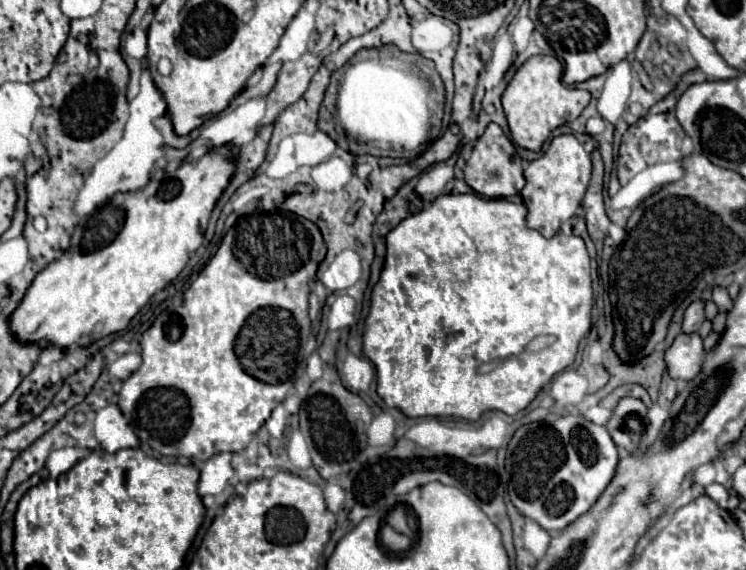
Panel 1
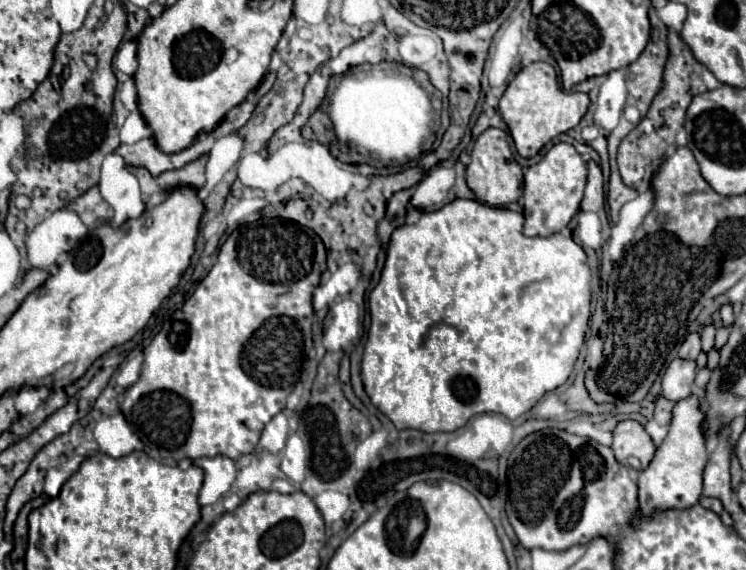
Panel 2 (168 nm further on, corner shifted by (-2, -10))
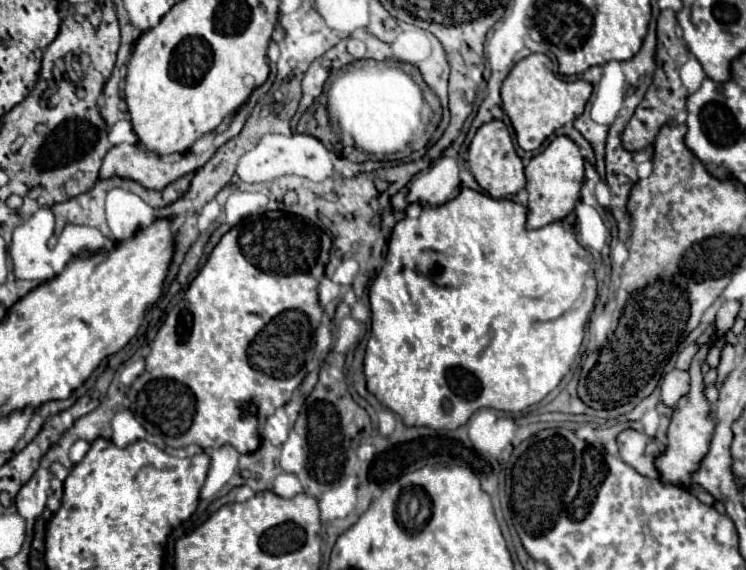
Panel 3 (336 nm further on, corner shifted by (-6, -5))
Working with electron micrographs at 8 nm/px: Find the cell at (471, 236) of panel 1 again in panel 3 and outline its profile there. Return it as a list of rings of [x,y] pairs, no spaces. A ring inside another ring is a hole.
[[[463,188],[457,198],[441,206],[423,208],[419,218],[403,218],[393,228],[389,238],[389,252],[385,264],[369,288],[371,304],[371,336],[365,350],[365,378],[367,390],[389,410],[401,416],[405,426],[429,426],[455,430],[463,426],[471,414],[479,408],[495,408],[503,412],[521,412],[537,402],[541,402],[551,390],[559,386],[563,376],[571,370],[575,356],[579,354],[585,324],[593,312],[597,282],[595,282],[595,260],[589,250],[585,250],[573,232],[567,232],[561,222],[527,230],[525,228],[527,208],[513,200],[497,200],[487,194]]]

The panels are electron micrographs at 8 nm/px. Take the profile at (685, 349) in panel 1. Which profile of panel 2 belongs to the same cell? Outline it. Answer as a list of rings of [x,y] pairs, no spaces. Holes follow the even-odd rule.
[[[675,359],[667,367],[667,373],[663,377],[663,397],[669,401],[681,401],[691,395],[695,379],[695,361],[683,361]]]

